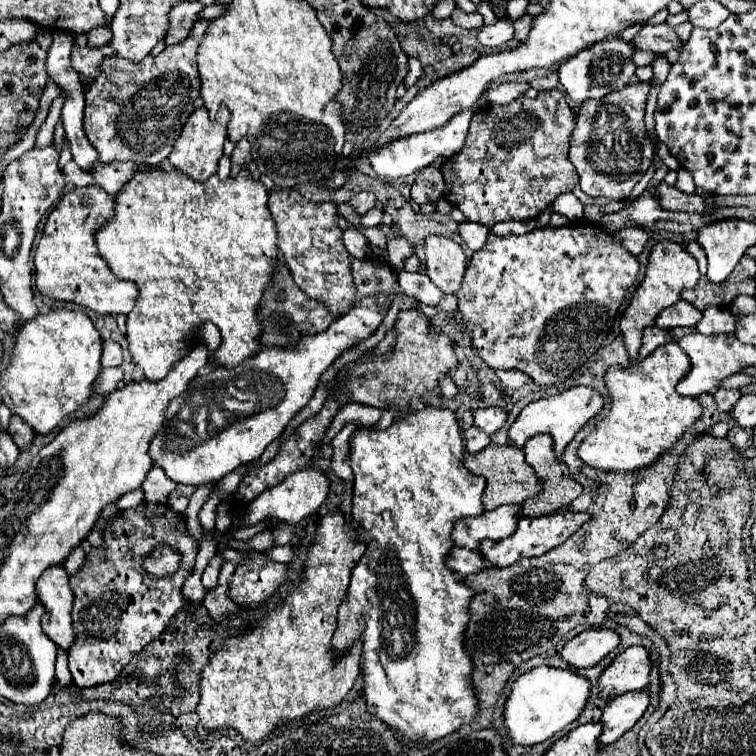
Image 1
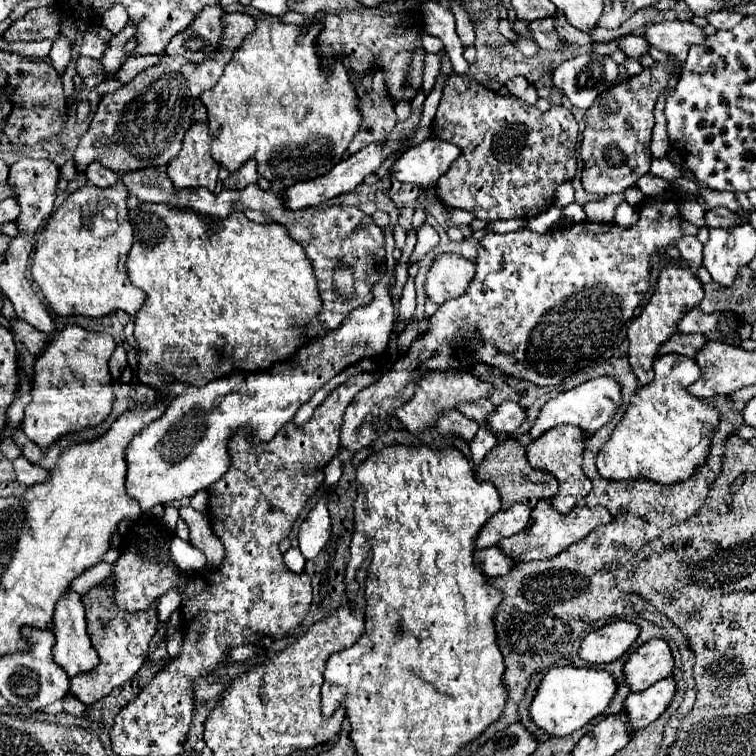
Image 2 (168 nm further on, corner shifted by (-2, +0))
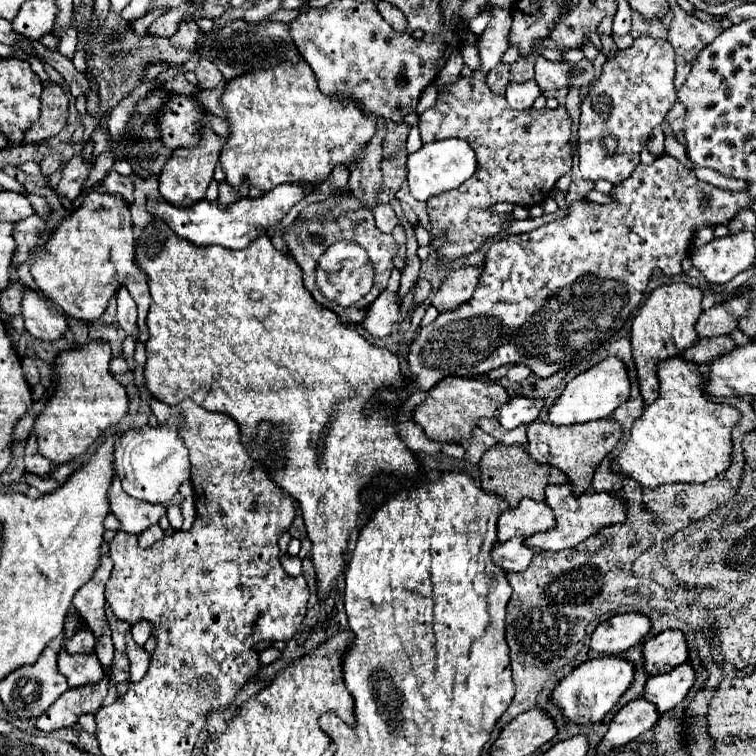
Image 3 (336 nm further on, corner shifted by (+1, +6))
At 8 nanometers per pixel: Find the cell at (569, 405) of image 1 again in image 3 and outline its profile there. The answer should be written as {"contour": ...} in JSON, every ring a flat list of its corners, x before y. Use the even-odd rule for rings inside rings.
{"contour":[[607,357,567,383,557,403,549,409,549,423,573,425,573,423,607,419,619,405,623,405,629,399,629,389,631,389,631,383,629,383,625,363,617,357]]}

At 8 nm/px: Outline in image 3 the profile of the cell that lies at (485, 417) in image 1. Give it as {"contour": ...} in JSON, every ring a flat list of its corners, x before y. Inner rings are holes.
{"contour":[[513,397,509,403,505,403,499,409,499,423,505,429,515,429,517,425,529,425,535,421,545,407,543,399,533,399,533,397]]}

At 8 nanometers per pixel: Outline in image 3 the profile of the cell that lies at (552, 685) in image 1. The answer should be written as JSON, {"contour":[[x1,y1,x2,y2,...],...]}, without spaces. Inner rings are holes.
{"contour":[[619,655,589,659,561,679,553,691,553,703,557,703,563,709,563,715,573,723,597,723,617,705,619,697,633,683,633,675,635,665]]}

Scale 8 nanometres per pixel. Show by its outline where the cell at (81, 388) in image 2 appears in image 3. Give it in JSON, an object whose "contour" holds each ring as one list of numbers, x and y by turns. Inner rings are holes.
{"contour":[[91,341,85,347,65,351,57,357,57,391,47,399,45,409,35,421,39,451,55,465,87,453,105,429,117,425,129,411,125,387,109,373,111,349,105,341]]}

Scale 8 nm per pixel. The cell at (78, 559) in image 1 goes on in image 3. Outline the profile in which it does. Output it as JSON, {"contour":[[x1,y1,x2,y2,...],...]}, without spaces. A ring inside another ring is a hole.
{"contour":[[103,555,93,577,73,597,73,607,79,611,79,615,83,615,83,619,89,623,89,627,93,627,93,633,97,635,95,655,101,661,103,669,109,669,113,659,113,641,111,641,111,629,105,617,105,597,103,597,105,583,111,575,111,567,113,567,111,559]]}

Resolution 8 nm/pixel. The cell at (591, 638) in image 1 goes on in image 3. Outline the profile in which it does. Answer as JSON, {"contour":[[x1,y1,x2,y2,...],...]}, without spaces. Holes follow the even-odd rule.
{"contour":[[641,613,615,615,597,625,591,637,591,649,597,653,619,655,629,647,637,645,651,629,651,621]]}

